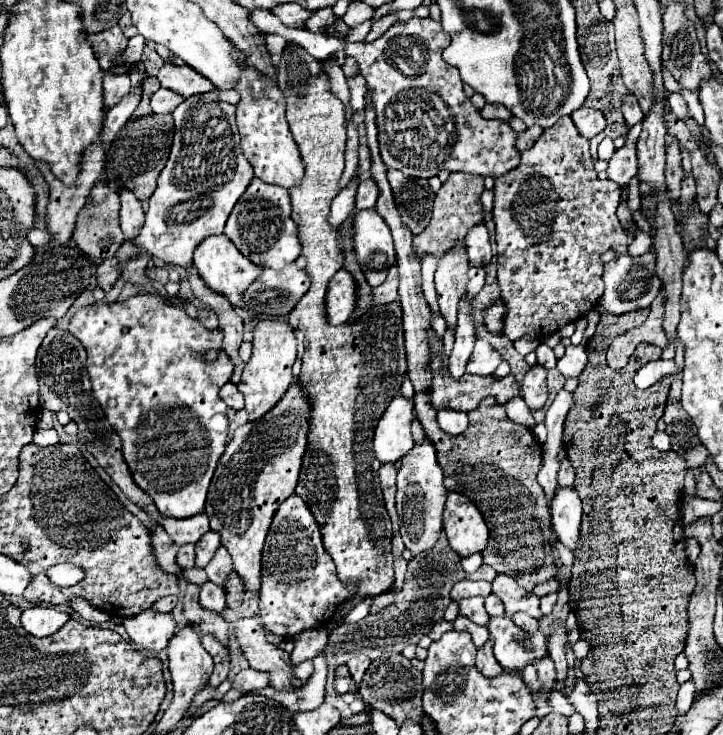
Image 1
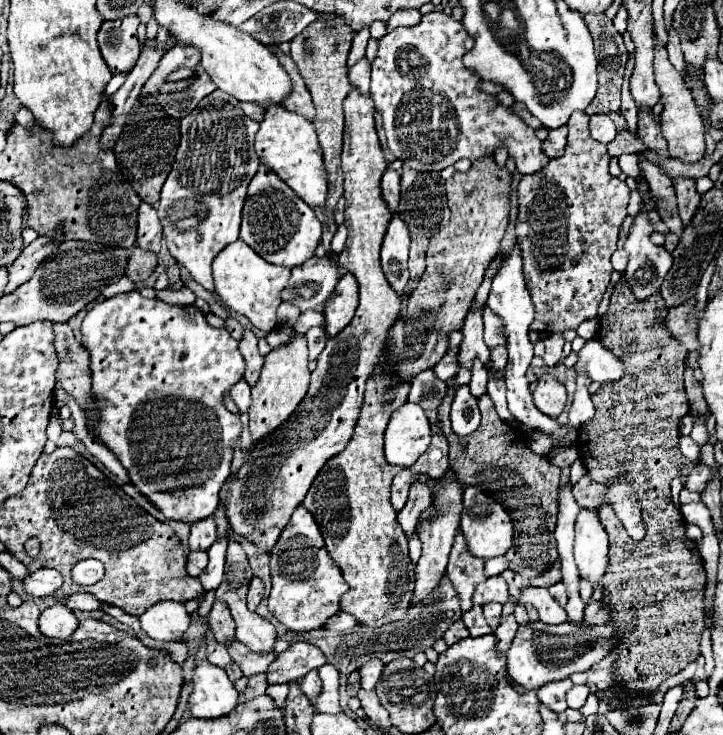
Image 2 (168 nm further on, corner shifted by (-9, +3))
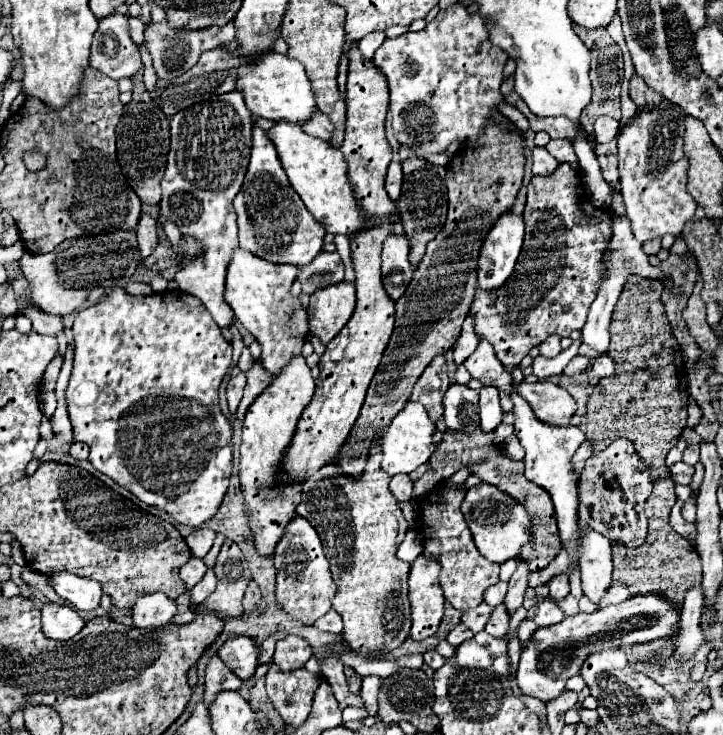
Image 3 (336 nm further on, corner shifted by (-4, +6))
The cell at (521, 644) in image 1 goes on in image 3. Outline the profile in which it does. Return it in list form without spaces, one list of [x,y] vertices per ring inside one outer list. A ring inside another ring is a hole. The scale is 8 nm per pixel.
[[[650,592],[636,594],[616,606],[598,608],[592,614],[576,614],[572,618],[564,618],[560,624],[554,624],[550,628],[540,628],[522,650],[520,666],[516,672],[518,688],[524,696],[550,702],[560,696],[560,692],[564,692],[566,680],[580,672],[584,660],[592,652],[670,638],[680,630],[680,614],[682,608],[678,604],[656,592]]]

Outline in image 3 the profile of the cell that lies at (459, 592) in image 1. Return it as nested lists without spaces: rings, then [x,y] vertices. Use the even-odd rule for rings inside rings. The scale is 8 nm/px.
[[[498,582],[494,586],[490,586],[484,594],[484,602],[490,604],[490,606],[498,606],[504,602],[506,598],[506,588],[508,588],[508,582]]]

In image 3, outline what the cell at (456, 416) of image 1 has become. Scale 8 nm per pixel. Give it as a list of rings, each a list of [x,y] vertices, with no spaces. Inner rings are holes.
[[[452,384],[444,396],[444,422],[454,432],[474,432],[480,426],[478,392]]]

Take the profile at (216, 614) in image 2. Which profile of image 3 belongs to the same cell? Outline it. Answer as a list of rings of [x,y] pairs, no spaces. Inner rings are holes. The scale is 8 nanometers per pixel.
[[[242,636],[242,638],[230,638],[222,648],[220,654],[222,662],[240,678],[248,680],[256,672],[256,658],[258,658],[258,646],[254,640]]]

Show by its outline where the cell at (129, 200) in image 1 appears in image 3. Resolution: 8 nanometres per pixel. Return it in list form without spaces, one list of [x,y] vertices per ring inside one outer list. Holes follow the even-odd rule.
[[[142,214],[140,222],[138,222],[138,228],[136,228],[136,234],[138,234],[138,248],[140,248],[140,254],[142,258],[148,258],[154,248],[158,246],[158,226],[156,226],[156,220],[148,214]]]

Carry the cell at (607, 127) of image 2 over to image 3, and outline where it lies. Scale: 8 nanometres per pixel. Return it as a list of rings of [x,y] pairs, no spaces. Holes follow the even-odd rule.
[[[600,116],[596,122],[594,122],[594,138],[596,142],[610,142],[612,138],[616,138],[620,132],[620,122],[610,118],[610,116]]]

